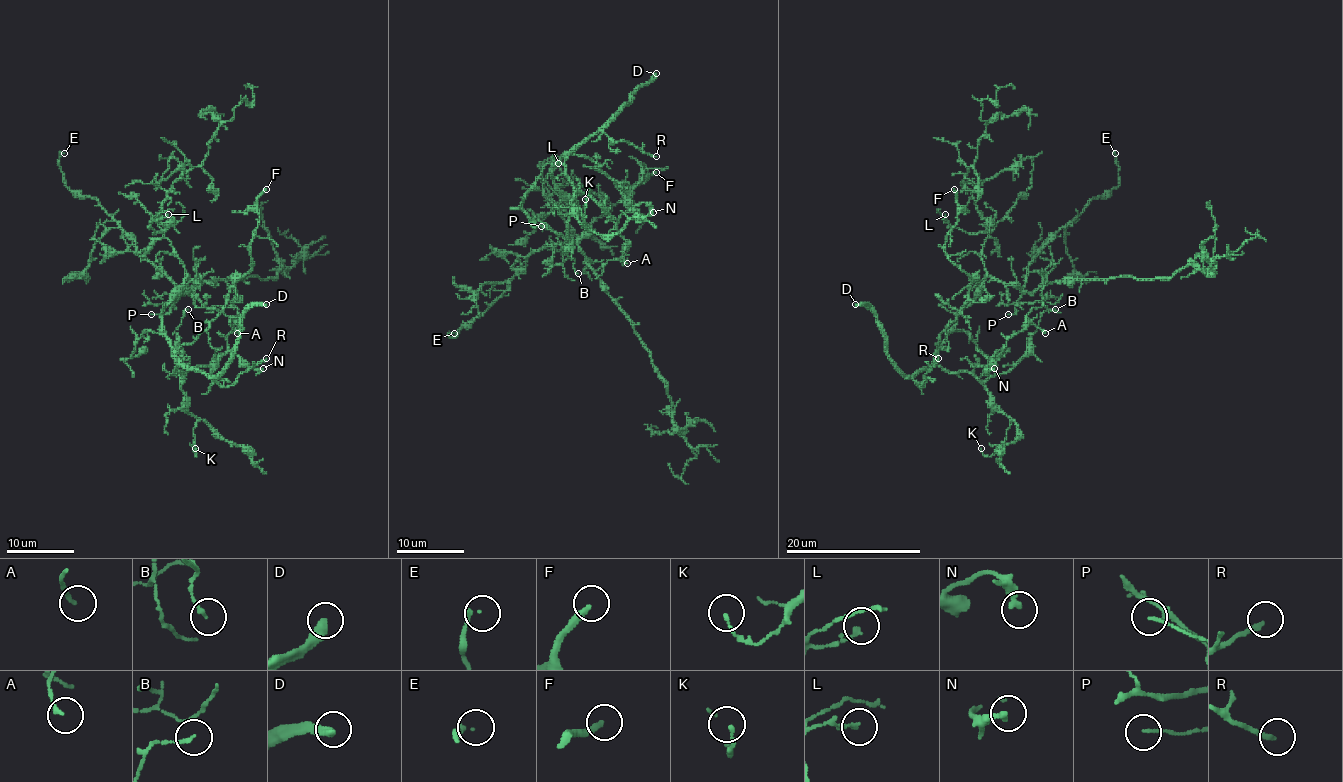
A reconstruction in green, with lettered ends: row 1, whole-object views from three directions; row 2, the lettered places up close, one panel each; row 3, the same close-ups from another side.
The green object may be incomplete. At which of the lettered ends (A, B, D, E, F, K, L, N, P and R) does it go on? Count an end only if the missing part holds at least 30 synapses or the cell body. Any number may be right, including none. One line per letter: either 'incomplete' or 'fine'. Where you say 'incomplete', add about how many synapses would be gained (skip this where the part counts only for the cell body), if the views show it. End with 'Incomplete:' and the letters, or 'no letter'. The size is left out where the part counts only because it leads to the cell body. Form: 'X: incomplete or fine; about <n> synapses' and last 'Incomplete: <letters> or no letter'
A: fine
B: fine
D: incomplete; about 60 synapses
E: fine
F: incomplete; about 45 synapses
K: fine
L: fine
N: fine
P: fine
R: incomplete; about 90 synapses
Incomplete: D, F, R

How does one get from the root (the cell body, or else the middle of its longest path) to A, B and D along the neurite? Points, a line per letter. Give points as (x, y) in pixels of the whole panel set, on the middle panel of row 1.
A: (586, 223), (553, 178), (564, 155), (570, 182), (617, 221), (627, 263)
B: (586, 223), (553, 178), (553, 168), (564, 155), (564, 175), (575, 192), (564, 253), (575, 260), (578, 273)
D: (586, 223), (578, 206), (554, 182), (553, 168), (568, 153), (597, 134), (629, 102), (629, 97), (656, 73)

